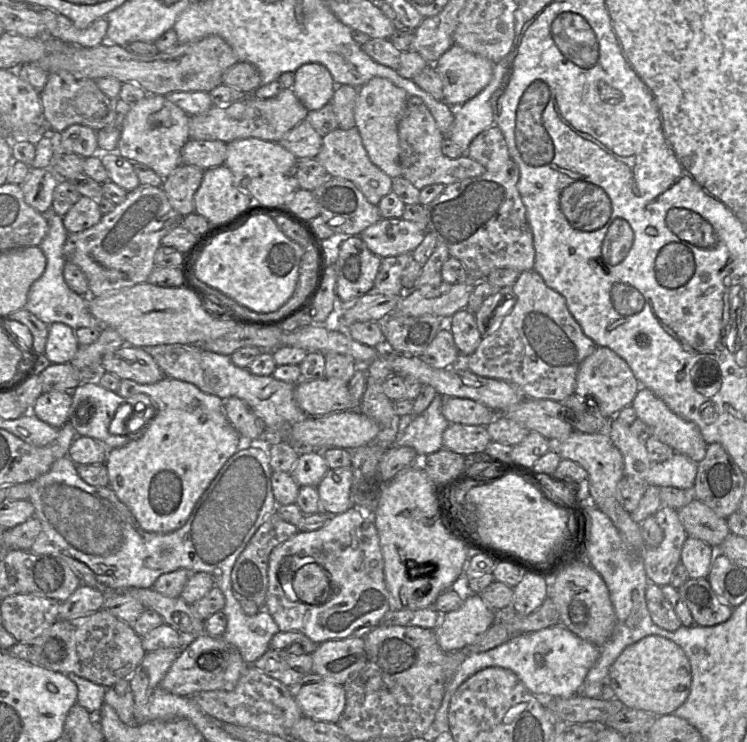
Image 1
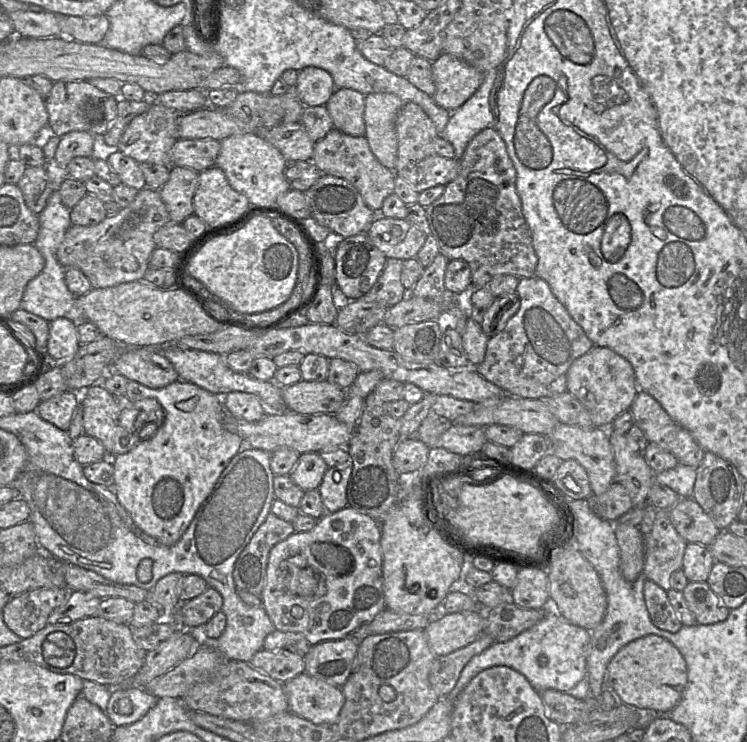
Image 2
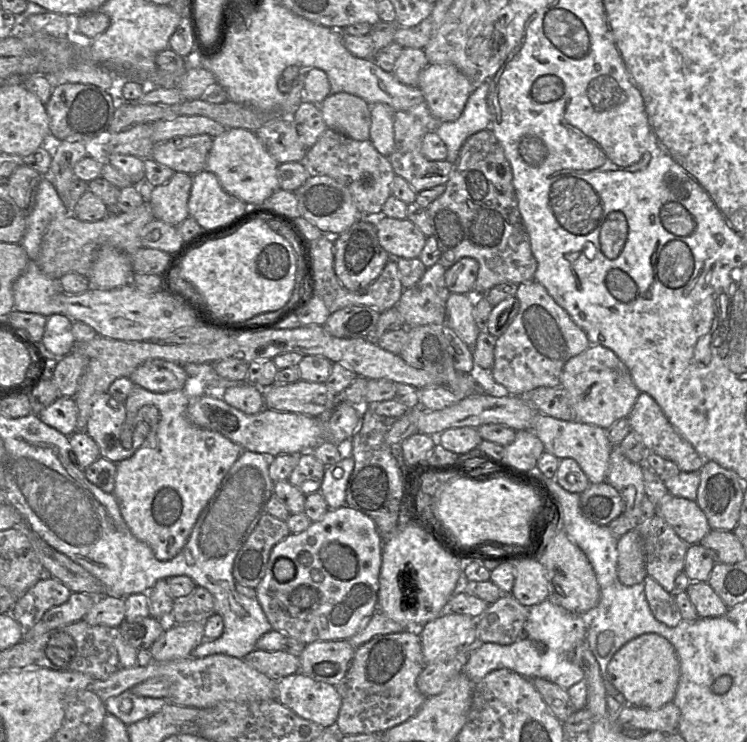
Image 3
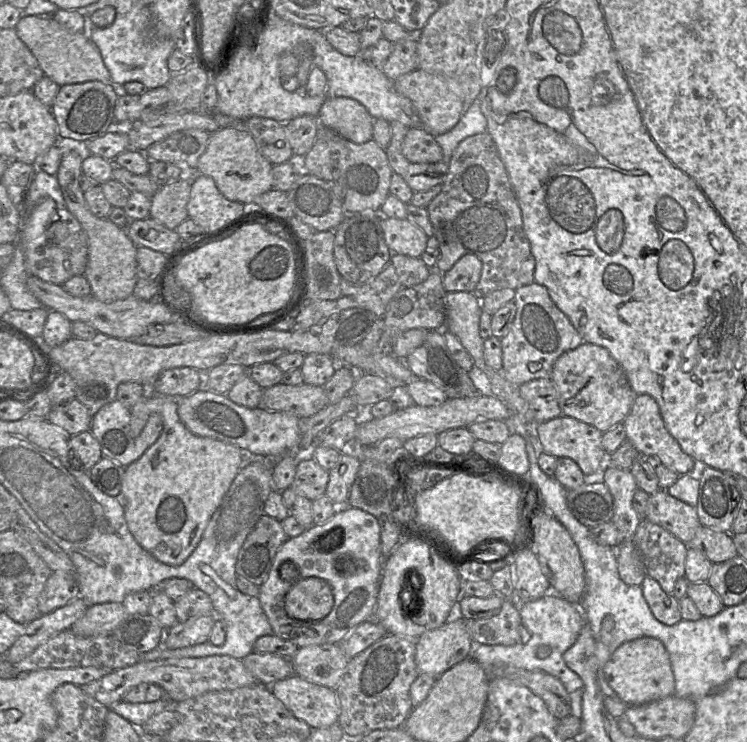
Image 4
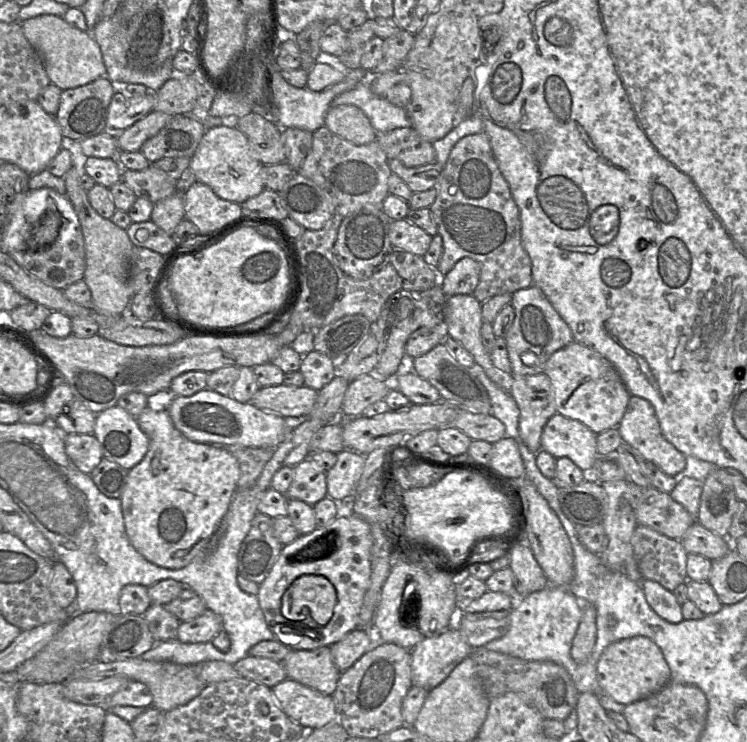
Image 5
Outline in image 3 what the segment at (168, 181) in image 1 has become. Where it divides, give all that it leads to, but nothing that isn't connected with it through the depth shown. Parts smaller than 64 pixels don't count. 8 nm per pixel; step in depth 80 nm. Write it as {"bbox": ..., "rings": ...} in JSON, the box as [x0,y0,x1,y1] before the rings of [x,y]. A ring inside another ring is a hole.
{"bbox":[147,172,192,227],"rings":[[[175,172],[166,184],[147,188],[147,200],[155,219],[176,227],[187,219],[192,183],[189,173]]]}

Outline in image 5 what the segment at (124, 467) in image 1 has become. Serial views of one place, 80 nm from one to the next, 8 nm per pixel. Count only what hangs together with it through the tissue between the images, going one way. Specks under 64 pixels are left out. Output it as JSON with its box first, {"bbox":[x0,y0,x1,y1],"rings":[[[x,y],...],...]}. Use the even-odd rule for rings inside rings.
{"bbox":[120,407,239,569],"rings":[[[146,407],[136,421],[149,439],[149,449],[144,458],[128,471],[120,497],[126,533],[131,545],[148,561],[168,569],[181,569],[204,548],[211,549],[211,538],[219,529],[237,490],[239,464],[226,447],[186,438],[174,426],[167,410],[154,411]]]}

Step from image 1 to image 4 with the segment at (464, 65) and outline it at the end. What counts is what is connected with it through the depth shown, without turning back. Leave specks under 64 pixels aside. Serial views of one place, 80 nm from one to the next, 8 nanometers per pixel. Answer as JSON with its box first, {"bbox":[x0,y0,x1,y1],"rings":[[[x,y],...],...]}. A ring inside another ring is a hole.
{"bbox":[393,69,466,136],"rings":[[[415,69],[396,78],[393,83],[396,91],[409,98],[413,103],[419,116],[420,125],[434,136],[452,129],[466,109],[462,100],[462,87],[453,78]]]}

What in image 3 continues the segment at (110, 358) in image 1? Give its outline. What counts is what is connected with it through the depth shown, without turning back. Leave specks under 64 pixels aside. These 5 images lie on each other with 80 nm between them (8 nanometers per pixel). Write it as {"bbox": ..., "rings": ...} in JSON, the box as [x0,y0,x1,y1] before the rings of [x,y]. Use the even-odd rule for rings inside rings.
{"bbox":[129,359,188,393],"rings":[[[164,359],[147,361],[129,376],[134,385],[156,393],[183,390],[188,378],[183,366]]]}

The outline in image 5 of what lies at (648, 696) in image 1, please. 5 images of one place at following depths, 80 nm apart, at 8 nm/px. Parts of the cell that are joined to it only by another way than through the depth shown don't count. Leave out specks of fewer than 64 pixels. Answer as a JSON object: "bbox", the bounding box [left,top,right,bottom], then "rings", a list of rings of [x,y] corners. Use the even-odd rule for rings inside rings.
{"bbox":[597,636,672,705],"rings":[[[635,636],[607,646],[597,663],[597,679],[602,691],[615,701],[628,705],[657,693],[672,681],[661,649],[644,636]]]}

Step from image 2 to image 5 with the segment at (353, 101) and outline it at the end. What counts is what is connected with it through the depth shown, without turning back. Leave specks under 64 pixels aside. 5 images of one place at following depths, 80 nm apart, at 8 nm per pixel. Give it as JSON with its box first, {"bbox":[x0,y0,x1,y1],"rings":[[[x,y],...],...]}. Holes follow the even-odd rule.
{"bbox":[324,105,378,145],"rings":[[[354,105],[329,108],[324,125],[333,134],[355,145],[369,144],[378,135],[364,112]]]}

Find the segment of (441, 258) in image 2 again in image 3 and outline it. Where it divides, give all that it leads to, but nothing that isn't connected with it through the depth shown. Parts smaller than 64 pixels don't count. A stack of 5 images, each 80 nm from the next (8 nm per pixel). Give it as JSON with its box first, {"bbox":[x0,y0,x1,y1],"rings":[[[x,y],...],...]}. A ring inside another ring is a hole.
{"bbox":[394,263,450,327],"rings":[[[435,263],[420,280],[403,293],[394,306],[405,320],[406,327],[426,324],[446,325],[446,302],[450,291],[445,284],[446,268]]]}

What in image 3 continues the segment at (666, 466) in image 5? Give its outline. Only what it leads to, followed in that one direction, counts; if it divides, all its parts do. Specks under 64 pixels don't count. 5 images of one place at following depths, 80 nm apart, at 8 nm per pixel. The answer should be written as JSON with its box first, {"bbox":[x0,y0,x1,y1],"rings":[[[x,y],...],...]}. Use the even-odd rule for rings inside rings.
{"bbox":[627,393,708,471],"rings":[[[639,393],[627,418],[629,419],[631,430],[641,436],[647,452],[653,452],[667,460],[671,460],[678,466],[680,471],[700,471],[704,461],[708,461],[700,456],[692,445],[677,432],[659,405],[647,393]]]}

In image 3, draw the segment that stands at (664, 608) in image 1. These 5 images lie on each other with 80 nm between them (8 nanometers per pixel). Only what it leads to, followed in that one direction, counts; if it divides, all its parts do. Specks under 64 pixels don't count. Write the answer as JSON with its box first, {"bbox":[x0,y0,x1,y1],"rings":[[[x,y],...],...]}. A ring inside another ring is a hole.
{"bbox":[644,579,682,627],"rings":[[[644,579],[646,599],[656,620],[669,627],[676,627],[682,620],[674,595],[667,592],[656,580]]]}

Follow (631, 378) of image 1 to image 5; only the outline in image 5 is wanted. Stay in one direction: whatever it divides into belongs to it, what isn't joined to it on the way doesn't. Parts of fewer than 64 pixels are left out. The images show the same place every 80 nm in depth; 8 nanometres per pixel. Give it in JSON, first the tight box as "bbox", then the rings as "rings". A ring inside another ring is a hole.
{"bbox":[543,341,631,434],"rings":[[[573,341],[549,357],[543,373],[550,380],[557,413],[580,421],[596,434],[621,422],[631,394],[614,366],[597,351]]]}

